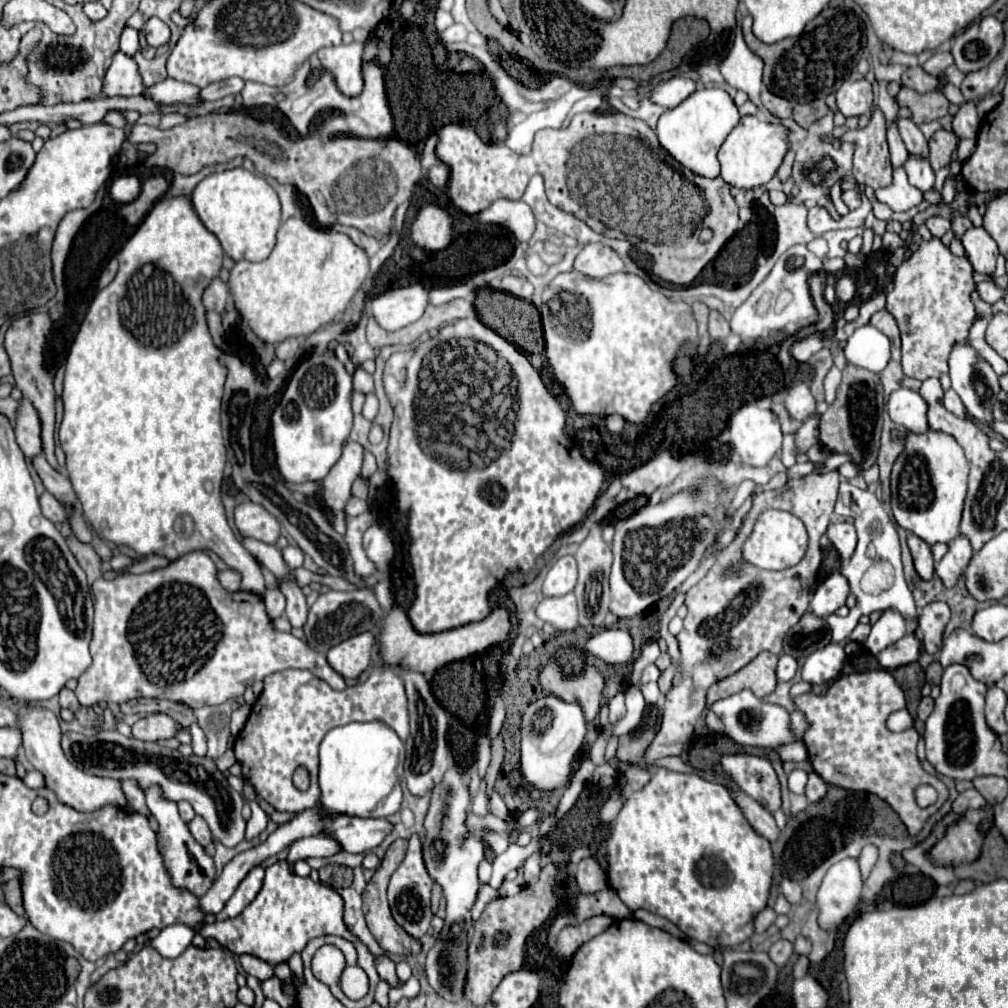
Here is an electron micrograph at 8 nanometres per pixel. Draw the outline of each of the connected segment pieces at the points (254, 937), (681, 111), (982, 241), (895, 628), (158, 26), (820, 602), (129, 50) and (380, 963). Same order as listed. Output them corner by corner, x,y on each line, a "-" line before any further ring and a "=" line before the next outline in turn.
279,860
265,868
263,888
257,898
233,920
213,922
199,930
205,938
215,938
233,954
251,954
271,966
289,962
295,952
317,936
349,936
343,922
343,898
325,884
315,884
309,876
297,876
287,860
=
699,88
689,98
685,98
677,108
665,110
657,124
657,136
661,146
685,168
703,176
717,178
721,168
717,160
717,150
729,136
729,132
739,124
739,110
733,98
721,88
=
969,228
963,236
963,246
967,252
967,258
975,272
991,276
995,272
995,260
997,260
997,242
987,234
985,228
=
885,610
883,616
873,624
865,646
869,652
879,654
887,646
893,646
905,636
905,618
895,610
=
149,18
147,24
143,26
143,32
145,32
147,44
153,46
153,48
159,48
159,46
167,44
169,38
171,38
169,26
165,22
161,22
159,18
=
835,572
815,590
813,600
811,600
811,612
819,618
827,618
839,606
845,604
847,594
849,594
847,580
839,572
=
125,26
123,34
121,34
121,50
129,56
133,56
139,48
139,32
131,26
=
377,958
377,972
383,980
387,980
393,986
399,986
397,976
395,976
395,964
389,958

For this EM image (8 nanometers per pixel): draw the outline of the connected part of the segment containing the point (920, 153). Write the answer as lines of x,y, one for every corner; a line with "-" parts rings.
909,118
899,120
899,132
901,132
901,138
903,138
903,142
905,142
911,156
929,158
927,140
925,140
925,136
921,134
921,130
917,128
917,124
913,120
909,120

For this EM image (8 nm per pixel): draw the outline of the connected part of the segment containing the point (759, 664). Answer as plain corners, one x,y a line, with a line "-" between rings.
759,654
751,666
743,666
743,670
731,674
731,678
723,678
707,690
707,700
721,700
731,694
737,694
741,690
751,690
757,698
763,698
771,694
777,686
775,678
775,666
777,666
777,656
775,654

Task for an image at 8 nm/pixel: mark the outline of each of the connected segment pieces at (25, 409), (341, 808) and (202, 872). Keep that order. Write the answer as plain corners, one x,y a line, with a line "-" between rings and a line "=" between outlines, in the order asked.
27,398
21,400
21,410
15,426
17,434
17,444
23,450
27,462
31,462
35,456
43,454
43,442
41,442
41,422
39,422
39,412
=
351,722
329,730
319,748
319,788
321,798
315,808
321,816
359,816
359,818
387,818
401,808
401,774
405,748
399,736
381,722
=
149,786
145,790
145,796
147,796
147,806
149,806
151,814
159,822
159,850
163,854
165,868
167,868
173,884
179,886
179,888
187,888
195,896
203,896
211,888
211,884
215,880
215,864
213,864
213,860
193,840
191,832
187,830
187,824
181,820
179,812
177,812
177,804
163,798
163,792
159,790
159,786

